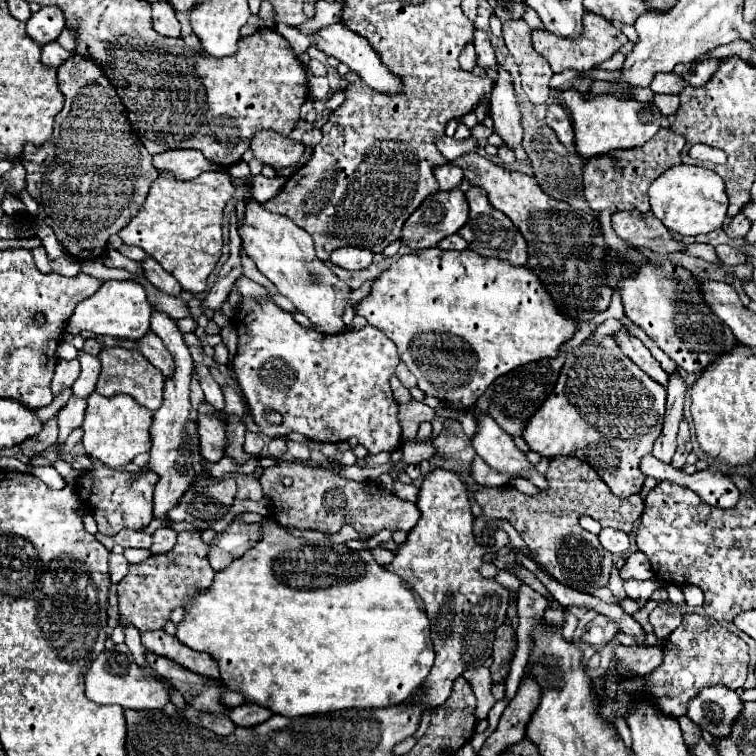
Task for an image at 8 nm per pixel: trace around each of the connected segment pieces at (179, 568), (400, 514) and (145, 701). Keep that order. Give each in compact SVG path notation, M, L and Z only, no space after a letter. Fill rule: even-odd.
M181 532L171 552L149 556L145 562L129 564L127 576L117 584L119 612L139 630L161 630L173 608L181 606L199 590L205 590L213 582L215 570L207 562L207 544L199 534Z
M277 460L275 466L265 468L261 476L261 486L265 496L269 496L273 510L279 514L275 520L283 526L319 530L323 534L337 534L341 526L349 524L359 534L377 534L381 530L403 530L409 532L421 518L419 508L413 502L405 502L391 492L385 492L375 482L353 482L345 480L329 468L305 466L299 462ZM289 476L293 484L283 486L283 478Z
M117 644L111 652L101 652L85 674L85 696L95 704L117 704L133 710L161 710L169 702L169 690L155 678L137 668L125 644Z

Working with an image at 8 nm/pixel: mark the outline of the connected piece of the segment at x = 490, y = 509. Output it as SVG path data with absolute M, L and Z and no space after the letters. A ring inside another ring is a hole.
M575 456L551 458L545 478L549 482L549 488L539 490L535 496L523 494L515 486L505 484L499 488L477 490L475 500L483 508L483 516L487 520L493 518L509 520L519 532L519 536L525 540L531 554L551 572L553 578L557 578L557 582L579 592L591 592L603 588L613 568L613 554L601 550L599 540L587 534L579 526L579 516L587 514L585 508L589 508L589 516L597 520L602 528L611 527L630 534L633 530L633 522L641 518L643 512L641 496L633 494L629 498L615 498L609 486L599 478L599 474L587 462ZM595 496L605 496L605 498L595 498Z

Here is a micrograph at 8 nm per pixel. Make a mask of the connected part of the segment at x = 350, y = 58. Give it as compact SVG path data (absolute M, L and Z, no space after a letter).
M341 22L324 26L313 34L303 34L295 26L287 26L287 24L277 24L275 30L289 42L289 46L293 48L295 54L301 54L309 46L315 45L327 56L335 56L339 62L345 62L351 70L355 70L363 78L363 82L367 86L371 86L375 90L381 90L381 92L391 92L391 94L401 90L399 78L393 78L393 74L389 74L389 70L385 70L385 66L381 66L381 60L377 58L377 52L369 46L369 42L365 42L365 38L357 38L357 34L353 34L351 30L345 30L345 26Z

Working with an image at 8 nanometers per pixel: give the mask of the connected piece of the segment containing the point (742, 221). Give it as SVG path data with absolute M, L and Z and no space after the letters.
M739 212L737 216L733 216L733 220L731 220L731 224L725 228L725 232L727 232L729 236L745 236L745 234L749 232L749 228L751 228L749 220L745 218L743 212Z

